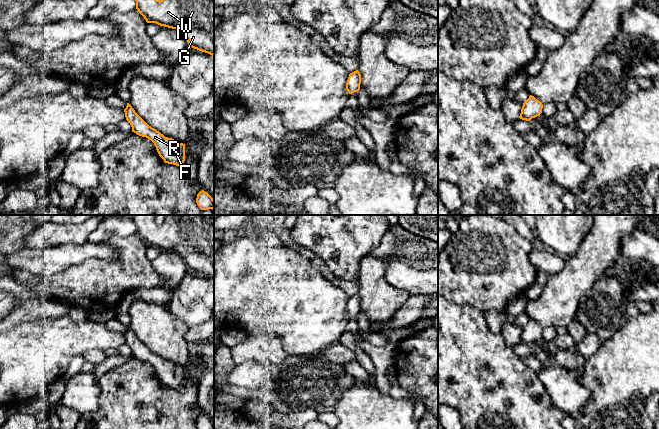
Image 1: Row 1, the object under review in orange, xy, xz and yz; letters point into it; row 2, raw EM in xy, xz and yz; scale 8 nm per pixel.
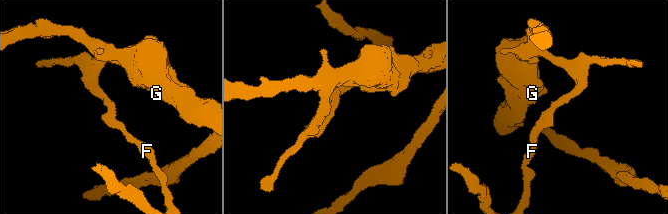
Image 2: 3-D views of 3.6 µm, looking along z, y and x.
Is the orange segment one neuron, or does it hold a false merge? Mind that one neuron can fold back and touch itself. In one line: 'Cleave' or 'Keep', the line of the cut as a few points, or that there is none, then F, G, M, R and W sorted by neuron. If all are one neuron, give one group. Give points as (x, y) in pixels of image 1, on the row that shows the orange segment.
Cleave. Split along xz (348, 77), (353, 82), (353, 89), (355, 91). Groups: F R / G M W

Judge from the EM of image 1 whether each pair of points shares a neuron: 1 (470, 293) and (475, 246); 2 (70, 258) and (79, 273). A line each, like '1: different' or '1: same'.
1: same
2: different

